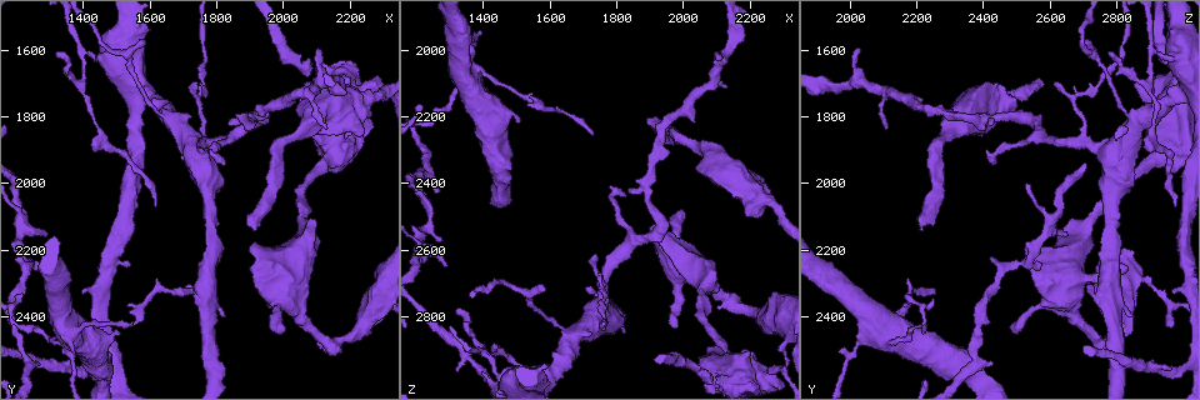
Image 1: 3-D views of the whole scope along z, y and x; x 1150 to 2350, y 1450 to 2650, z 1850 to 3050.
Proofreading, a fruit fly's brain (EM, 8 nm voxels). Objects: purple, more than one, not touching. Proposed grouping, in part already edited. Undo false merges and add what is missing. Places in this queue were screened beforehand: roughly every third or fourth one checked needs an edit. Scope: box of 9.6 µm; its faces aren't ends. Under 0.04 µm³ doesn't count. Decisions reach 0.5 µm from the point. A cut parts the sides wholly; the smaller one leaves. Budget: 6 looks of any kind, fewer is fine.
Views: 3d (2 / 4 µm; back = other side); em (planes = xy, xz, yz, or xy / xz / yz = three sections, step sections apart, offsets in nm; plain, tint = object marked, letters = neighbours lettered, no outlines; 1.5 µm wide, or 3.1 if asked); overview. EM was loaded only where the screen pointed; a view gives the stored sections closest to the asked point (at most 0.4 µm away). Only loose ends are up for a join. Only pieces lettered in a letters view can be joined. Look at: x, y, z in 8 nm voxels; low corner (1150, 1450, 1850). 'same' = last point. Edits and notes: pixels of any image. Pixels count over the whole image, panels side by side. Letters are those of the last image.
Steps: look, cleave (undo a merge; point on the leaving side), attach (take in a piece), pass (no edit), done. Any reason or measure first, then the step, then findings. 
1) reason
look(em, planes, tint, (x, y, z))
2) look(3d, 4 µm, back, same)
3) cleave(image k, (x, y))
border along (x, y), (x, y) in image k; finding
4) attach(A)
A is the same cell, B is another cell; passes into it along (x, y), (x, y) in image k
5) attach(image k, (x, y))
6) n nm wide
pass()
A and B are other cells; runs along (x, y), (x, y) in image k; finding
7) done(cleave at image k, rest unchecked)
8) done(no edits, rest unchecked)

an open end
look(em, xy, step 8, letters, (1840, 1820, 2420))

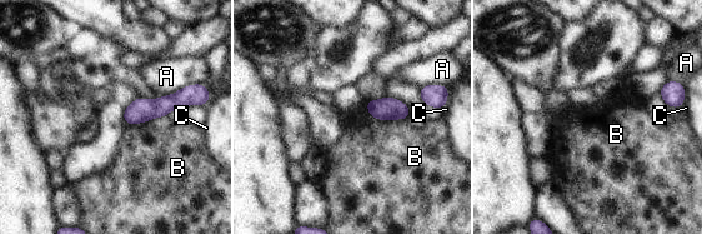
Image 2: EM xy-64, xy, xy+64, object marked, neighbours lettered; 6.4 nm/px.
cut it another way
look(em, planes, letters, same)

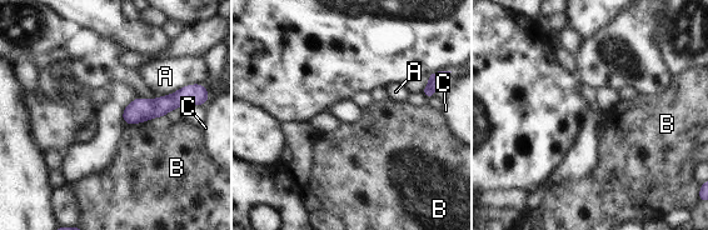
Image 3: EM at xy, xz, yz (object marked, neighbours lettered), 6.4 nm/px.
pass()
A, B and C are other cells; border along (141, 121), (125, 124) in image 3; none of them fits

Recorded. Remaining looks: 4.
branch stops here
look(3d, 4 µm, (1280, 2250, 2560))

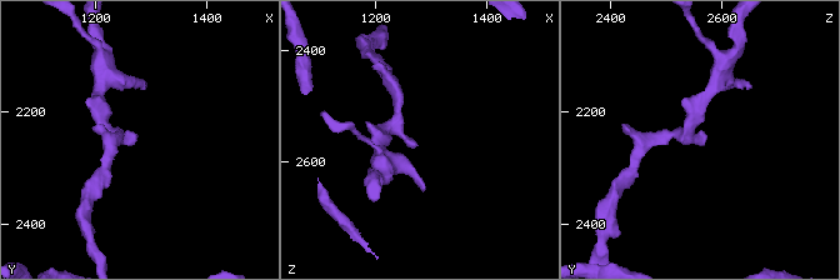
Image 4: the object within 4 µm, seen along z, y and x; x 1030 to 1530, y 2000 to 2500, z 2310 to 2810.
arms of 160, 220 nm; shape alone is not enough
look(em, planes, letters, (1275, 2255, 2565))

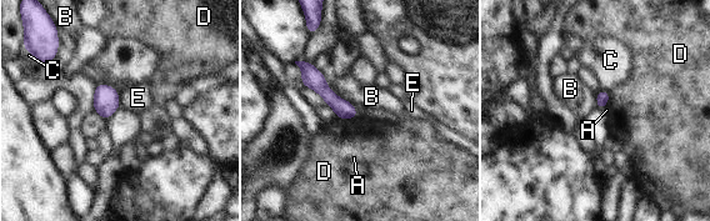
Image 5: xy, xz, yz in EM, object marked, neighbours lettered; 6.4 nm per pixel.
pass()
A, B, C, D and E are other cells; border along (118, 91), (120, 105) in image 5; none of them fits

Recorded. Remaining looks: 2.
look(em, yz, step 4, tint, (1510, 2460, 2210))

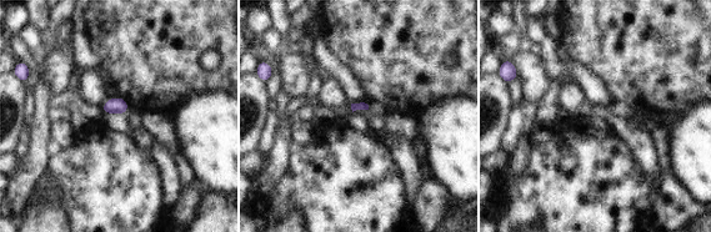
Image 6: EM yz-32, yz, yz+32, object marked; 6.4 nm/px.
look(em, yz, step 4, letters, same)

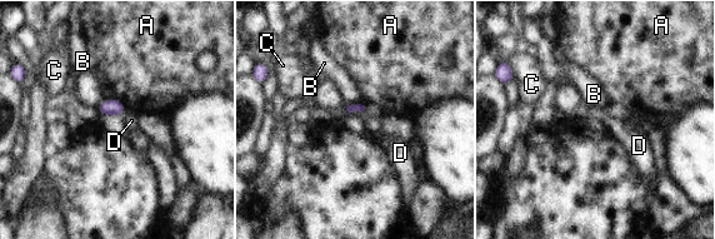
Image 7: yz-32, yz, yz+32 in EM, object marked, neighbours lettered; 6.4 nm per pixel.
B touches over 110 nm
pass()
A, B, C and D are other cells; none of them fits

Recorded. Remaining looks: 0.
done(no edits, rest unchecked)

